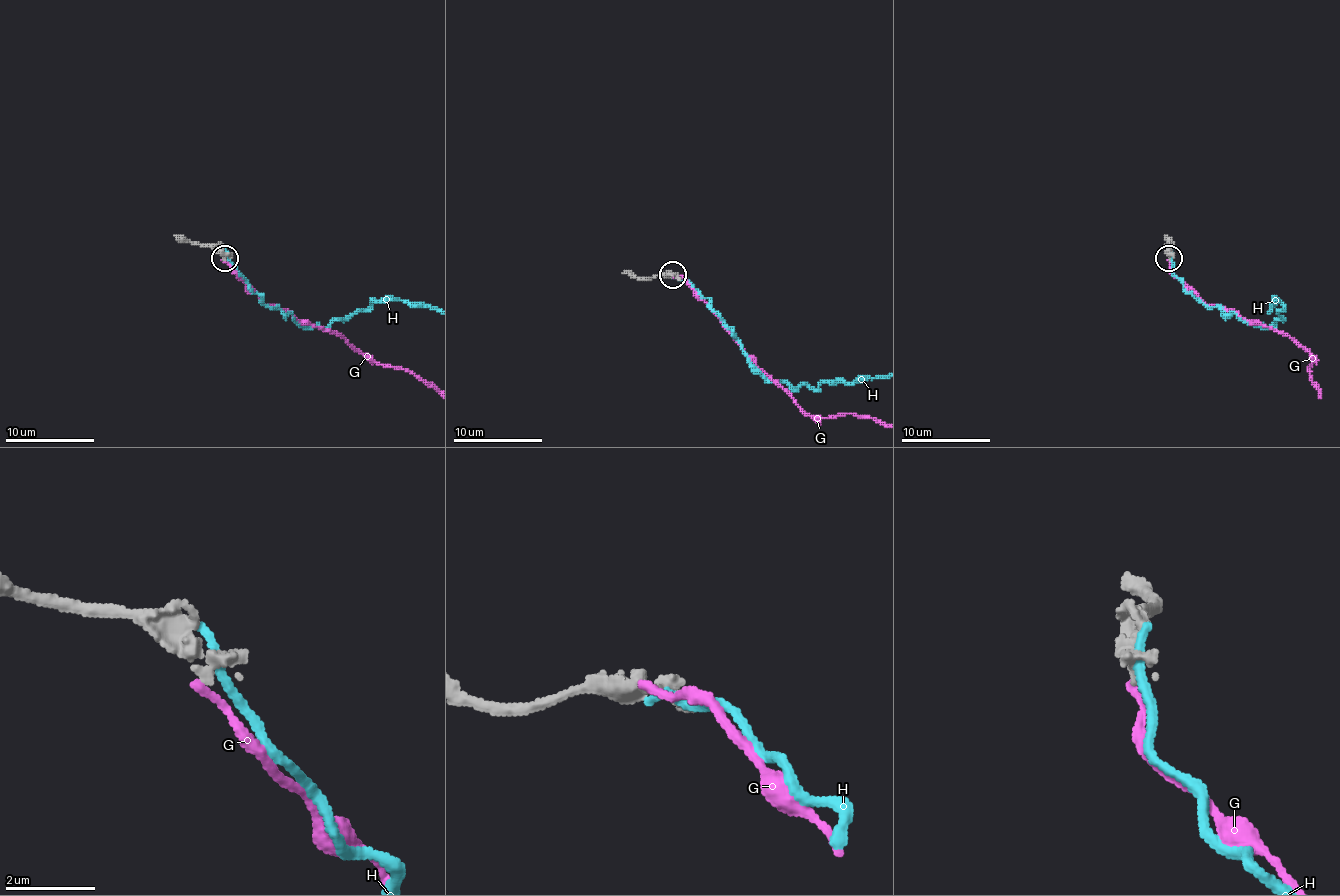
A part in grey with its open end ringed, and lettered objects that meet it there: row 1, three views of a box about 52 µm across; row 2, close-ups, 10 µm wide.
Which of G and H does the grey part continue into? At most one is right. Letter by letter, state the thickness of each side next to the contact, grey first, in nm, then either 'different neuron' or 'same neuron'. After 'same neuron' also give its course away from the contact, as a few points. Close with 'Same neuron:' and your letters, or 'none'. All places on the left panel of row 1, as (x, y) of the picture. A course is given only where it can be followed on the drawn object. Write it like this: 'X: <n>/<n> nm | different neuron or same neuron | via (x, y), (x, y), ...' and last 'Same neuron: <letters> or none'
G: 200/170 nm | different neuron
H: 440/260 nm | different neuron
Same neuron: none

